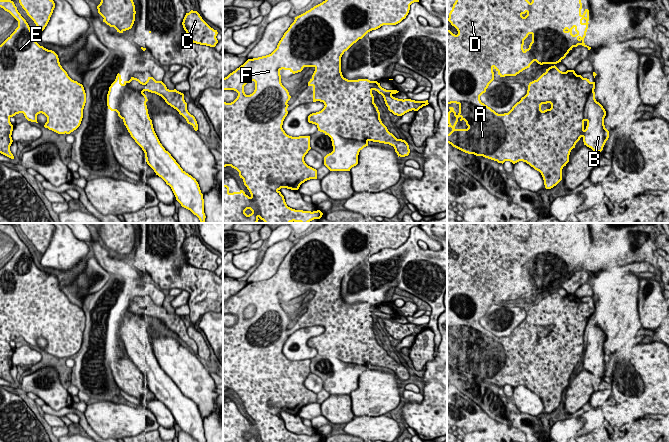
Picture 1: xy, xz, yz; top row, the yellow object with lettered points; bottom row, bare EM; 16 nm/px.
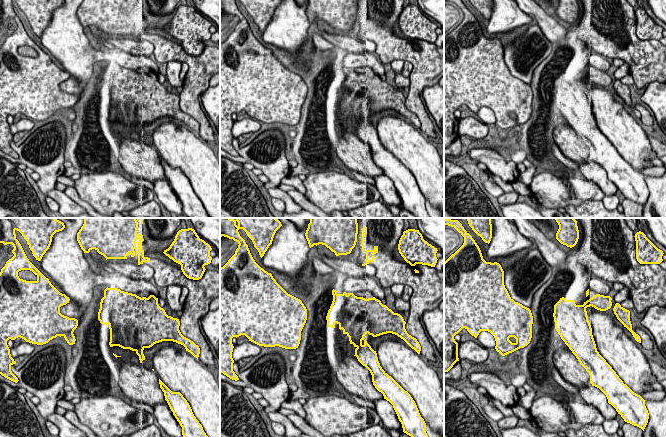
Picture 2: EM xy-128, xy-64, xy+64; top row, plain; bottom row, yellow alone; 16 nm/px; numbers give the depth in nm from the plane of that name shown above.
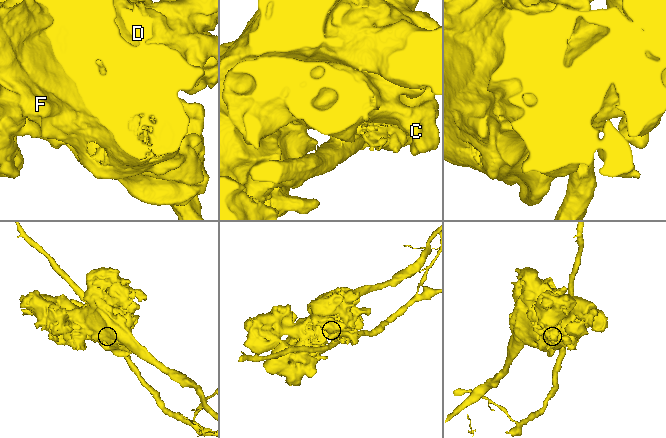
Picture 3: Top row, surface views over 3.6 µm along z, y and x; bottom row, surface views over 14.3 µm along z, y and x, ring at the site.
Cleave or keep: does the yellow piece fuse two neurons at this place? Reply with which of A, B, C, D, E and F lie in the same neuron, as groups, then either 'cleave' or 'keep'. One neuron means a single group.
A C D E F / B | cleave

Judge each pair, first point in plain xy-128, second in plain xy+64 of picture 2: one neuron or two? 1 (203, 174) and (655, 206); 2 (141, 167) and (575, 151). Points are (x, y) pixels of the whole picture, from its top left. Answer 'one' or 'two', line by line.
1: two
2: one

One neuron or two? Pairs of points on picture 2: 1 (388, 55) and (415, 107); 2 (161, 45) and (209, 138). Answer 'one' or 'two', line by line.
1: one
2: one

